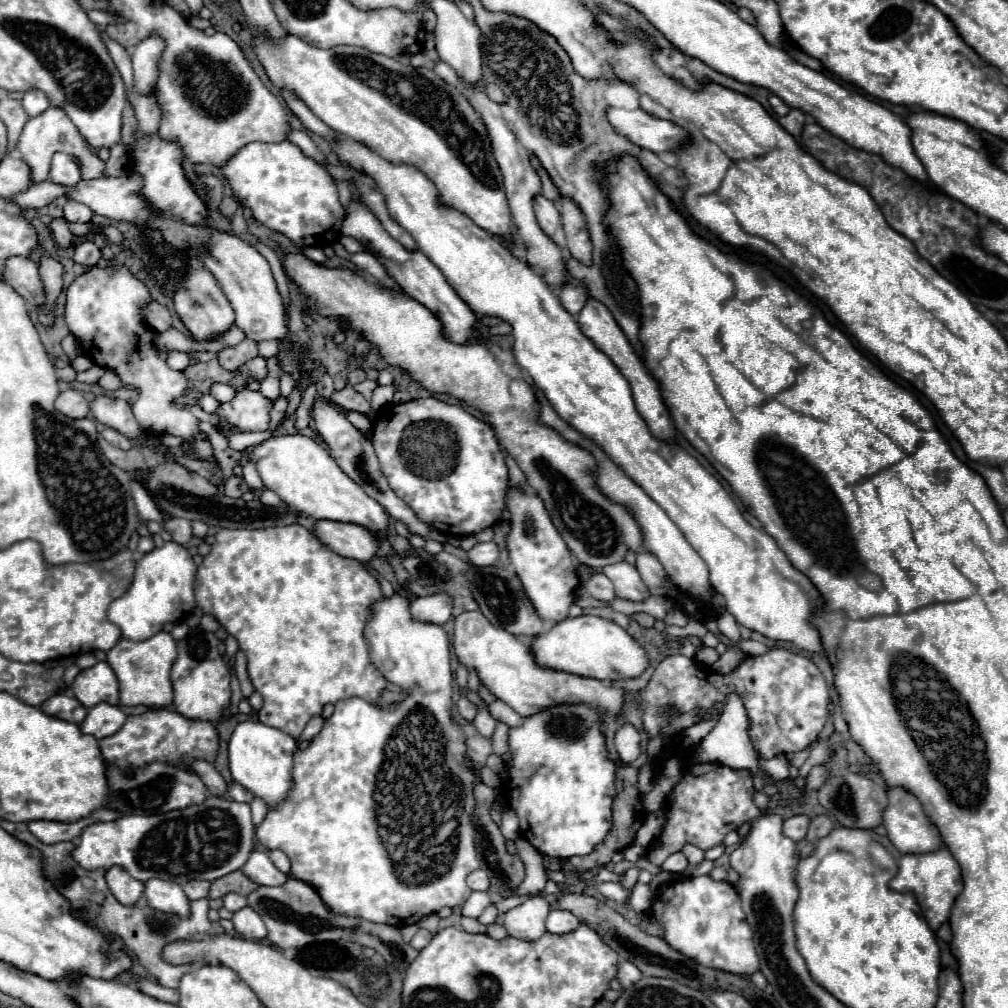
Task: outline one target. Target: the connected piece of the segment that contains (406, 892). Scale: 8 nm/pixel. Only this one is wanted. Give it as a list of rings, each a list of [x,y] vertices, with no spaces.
[[[392,594],[390,598],[382,598],[372,604],[364,636],[366,636],[366,642],[370,648],[372,664],[378,666],[378,670],[382,672],[382,676],[388,682],[392,682],[404,690],[412,688],[412,694],[408,694],[398,704],[398,708],[392,712],[380,710],[372,704],[366,704],[362,698],[348,698],[348,700],[336,702],[336,710],[324,722],[324,728],[320,730],[320,734],[308,744],[306,750],[298,750],[294,754],[294,768],[292,768],[294,784],[292,784],[290,792],[286,794],[286,798],[276,808],[268,810],[264,822],[256,828],[256,838],[264,848],[270,848],[270,850],[278,848],[278,850],[286,852],[292,862],[290,876],[312,884],[318,890],[318,894],[322,896],[324,904],[332,912],[364,918],[364,920],[370,920],[376,924],[390,924],[390,926],[402,928],[402,926],[420,922],[424,916],[430,916],[444,906],[448,906],[448,908],[460,906],[470,896],[470,888],[466,888],[466,876],[480,866],[476,848],[474,848],[474,826],[470,824],[470,814],[474,810],[472,786],[476,782],[476,774],[466,766],[466,760],[464,760],[464,754],[466,754],[464,732],[454,724],[454,720],[450,716],[452,668],[450,668],[450,640],[448,640],[448,634],[444,632],[444,628],[438,624],[426,624],[420,620],[414,620],[414,616],[410,616],[410,600],[406,596]]]

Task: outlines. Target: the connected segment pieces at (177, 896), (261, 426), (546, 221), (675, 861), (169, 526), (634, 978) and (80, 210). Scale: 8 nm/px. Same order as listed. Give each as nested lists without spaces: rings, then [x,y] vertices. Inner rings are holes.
[[[148,880],[144,896],[148,904],[166,914],[176,914],[176,916],[190,916],[190,900],[184,894],[182,886],[166,880]]]
[[[240,390],[236,398],[228,404],[220,406],[222,422],[232,428],[224,428],[226,432],[260,432],[268,430],[270,414],[268,414],[268,398],[254,390]]]
[[[542,194],[534,196],[534,212],[536,212],[536,220],[540,224],[540,228],[548,234],[548,236],[554,236],[558,226],[560,226],[560,212],[558,212],[558,206],[544,198]]]
[[[682,852],[672,854],[672,856],[662,864],[662,870],[674,872],[674,874],[682,874],[686,868],[688,868],[688,860],[686,860],[686,856],[682,856]]]
[[[168,518],[166,520],[166,530],[172,534],[172,540],[178,544],[188,544],[192,538],[192,526],[190,520],[178,520],[178,518]]]
[[[618,962],[616,978],[622,984],[622,988],[630,988],[632,984],[636,984],[642,978],[642,972],[638,968],[634,968],[634,964],[630,964],[630,962]]]
[[[68,200],[64,206],[64,218],[68,222],[90,222],[94,216],[94,212],[90,210],[90,206],[78,202],[78,200]]]

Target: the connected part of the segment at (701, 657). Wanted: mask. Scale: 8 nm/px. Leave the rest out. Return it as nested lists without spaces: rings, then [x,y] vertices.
[[[704,647],[695,655],[695,660],[698,660],[700,664],[704,664],[704,666],[712,666],[718,658],[720,658],[720,654],[714,648],[710,647]]]

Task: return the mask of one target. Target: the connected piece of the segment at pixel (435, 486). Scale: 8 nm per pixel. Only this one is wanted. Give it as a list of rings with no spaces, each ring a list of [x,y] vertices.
[[[432,396],[408,400],[404,404],[388,404],[378,410],[374,418],[372,446],[390,488],[418,514],[420,520],[432,524],[442,534],[470,536],[494,526],[500,520],[508,488],[508,468],[494,430],[486,422],[474,418],[462,406],[452,406]]]

